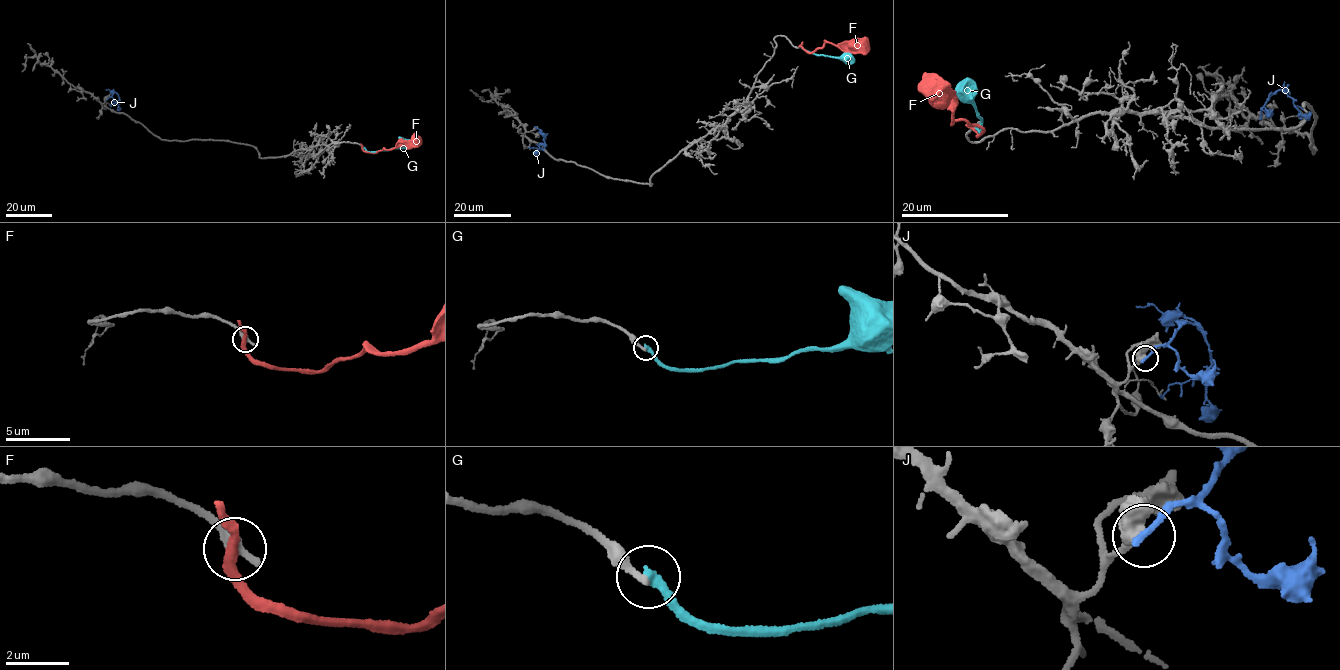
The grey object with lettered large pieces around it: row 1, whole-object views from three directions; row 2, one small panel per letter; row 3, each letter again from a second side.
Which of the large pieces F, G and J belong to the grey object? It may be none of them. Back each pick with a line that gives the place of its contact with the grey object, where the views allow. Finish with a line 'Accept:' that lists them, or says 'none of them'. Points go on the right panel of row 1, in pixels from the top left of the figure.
Accept: none of them

